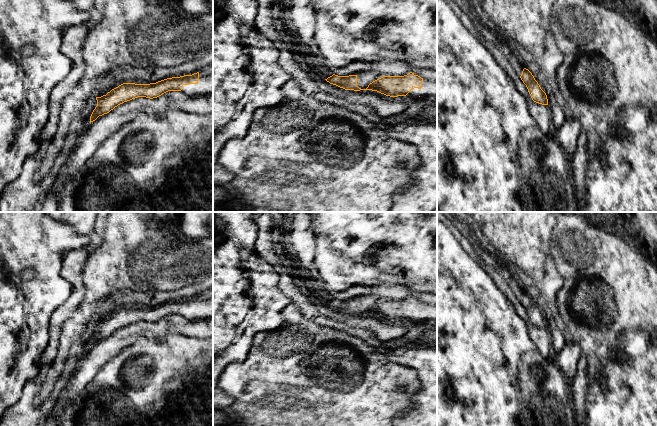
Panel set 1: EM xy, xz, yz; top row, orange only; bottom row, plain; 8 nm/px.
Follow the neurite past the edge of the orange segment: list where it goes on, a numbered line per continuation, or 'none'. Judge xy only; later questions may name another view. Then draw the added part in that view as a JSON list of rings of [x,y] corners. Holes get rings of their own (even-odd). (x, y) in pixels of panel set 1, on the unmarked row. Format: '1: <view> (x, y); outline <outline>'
1: xy (205, 308); outline [[[213,292],[199,296],[197,308],[183,309],[183,317],[194,320],[213,316]]]

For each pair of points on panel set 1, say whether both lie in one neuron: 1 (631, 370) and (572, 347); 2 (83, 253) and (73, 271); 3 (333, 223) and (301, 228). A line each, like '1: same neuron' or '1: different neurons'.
1: different neurons
2: same neuron
3: different neurons

